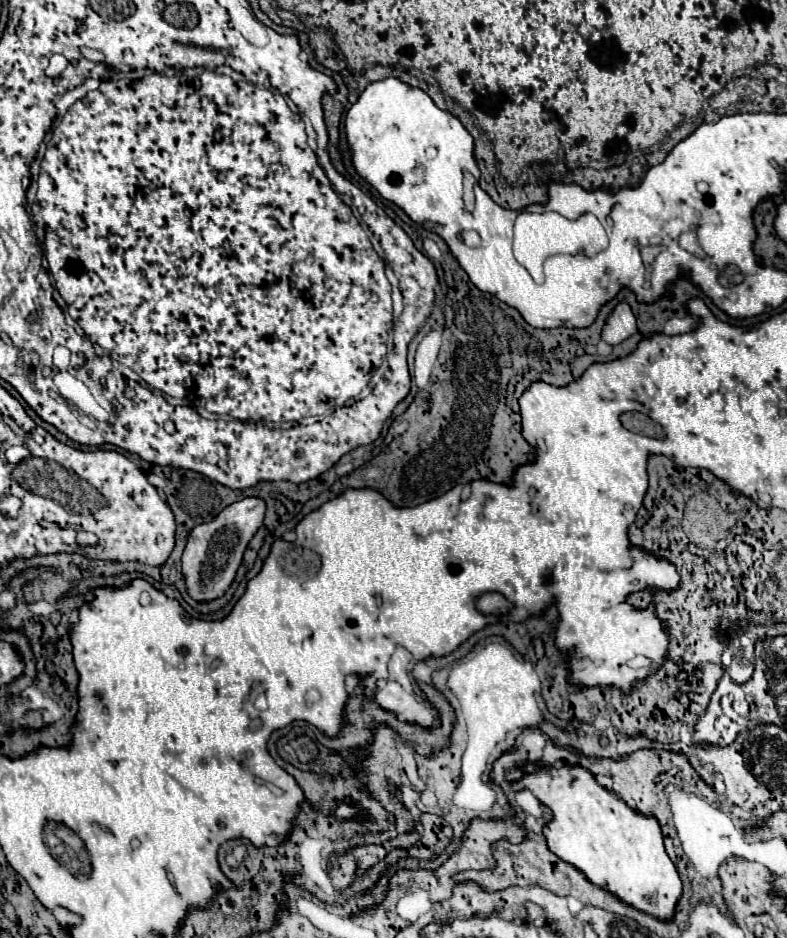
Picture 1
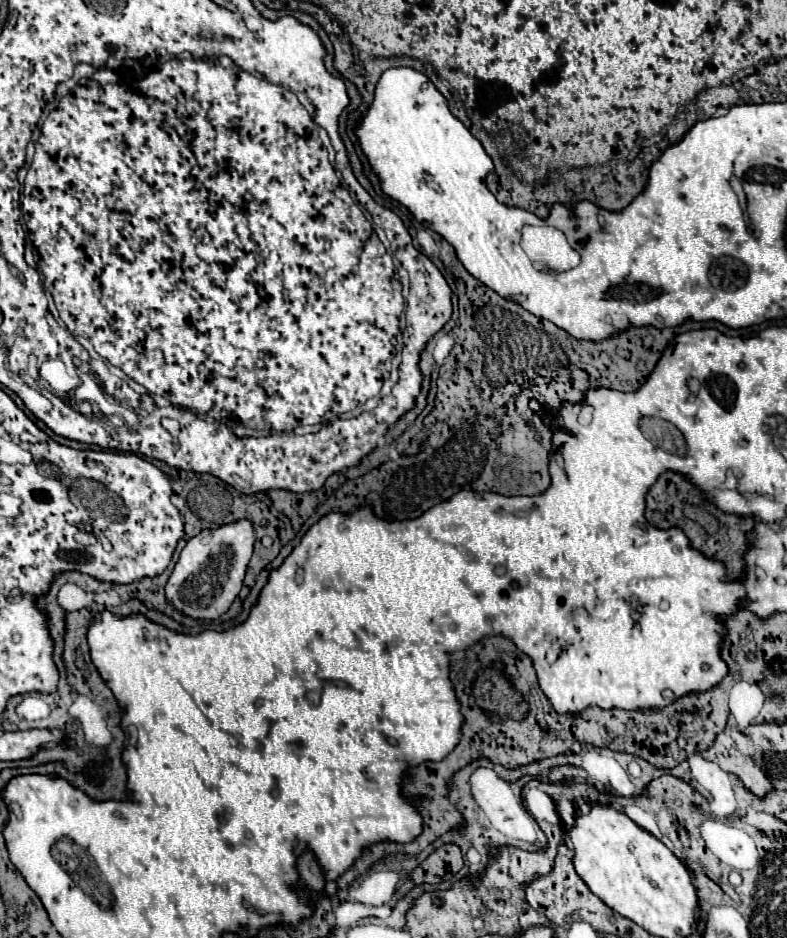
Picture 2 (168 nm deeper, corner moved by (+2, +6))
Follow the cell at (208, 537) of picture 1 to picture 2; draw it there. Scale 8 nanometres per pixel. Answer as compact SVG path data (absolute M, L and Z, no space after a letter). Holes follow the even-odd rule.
M247 519L233 525L223 525L215 531L203 531L197 537L189 539L165 585L165 597L171 607L193 619L221 617L243 587L243 577L253 553L253 543L255 531L251 521Z

